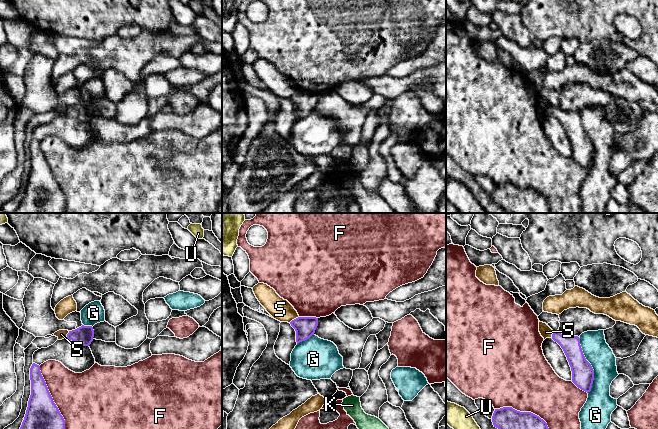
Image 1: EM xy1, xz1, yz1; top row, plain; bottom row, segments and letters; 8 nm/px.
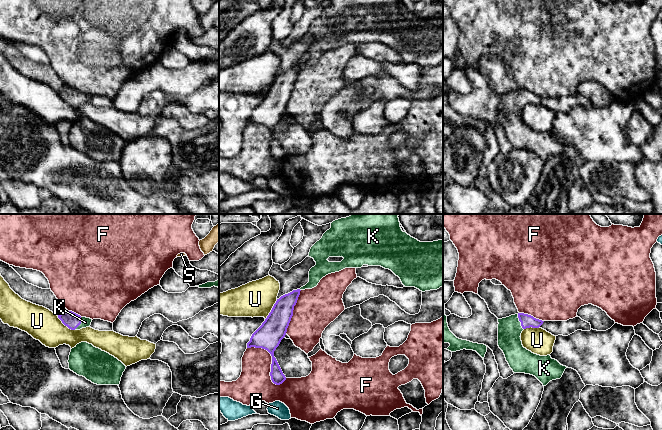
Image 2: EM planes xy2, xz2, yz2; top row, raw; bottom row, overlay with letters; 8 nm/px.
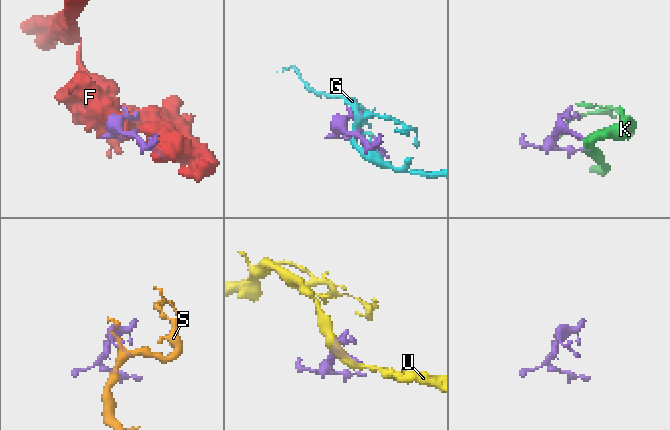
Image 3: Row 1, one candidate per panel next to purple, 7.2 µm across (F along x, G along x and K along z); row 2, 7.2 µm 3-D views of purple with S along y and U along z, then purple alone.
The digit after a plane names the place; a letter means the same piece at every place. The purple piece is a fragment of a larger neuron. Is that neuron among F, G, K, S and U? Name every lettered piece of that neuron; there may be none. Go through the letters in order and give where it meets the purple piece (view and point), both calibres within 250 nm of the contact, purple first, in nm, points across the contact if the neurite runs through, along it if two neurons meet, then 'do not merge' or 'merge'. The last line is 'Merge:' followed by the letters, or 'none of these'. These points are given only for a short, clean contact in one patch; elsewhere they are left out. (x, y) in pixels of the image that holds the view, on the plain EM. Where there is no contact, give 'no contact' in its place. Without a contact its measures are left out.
F: contact xy1 (53, 177); calibres 360 and 440 nm; do not merge
G: contact yz1 (590, 141); calibres 180 and 220 nm; do not merge
K: contact yz2 (520, 97); calibres 110 and 190 nm; way yz2 (527, 97), (520, 97), (509, 105); merge
S: contact xz1 (294, 95); calibres 170 and 170 nm; border xz1 (298, 92), (289, 98); do not merge
U: contact xz2 (272, 85); calibres 220 and 280 nm; do not merge
Merge: K

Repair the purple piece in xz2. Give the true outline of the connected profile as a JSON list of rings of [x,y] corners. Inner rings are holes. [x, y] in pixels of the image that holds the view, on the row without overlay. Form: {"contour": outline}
{"contour": [[[300,65],[293,66],[277,75],[265,97],[252,110],[250,117],[247,119],[247,124],[262,124],[271,130],[270,152],[272,158],[276,161],[282,160],[286,153],[274,133],[274,127],[286,111],[300,67]]]}

